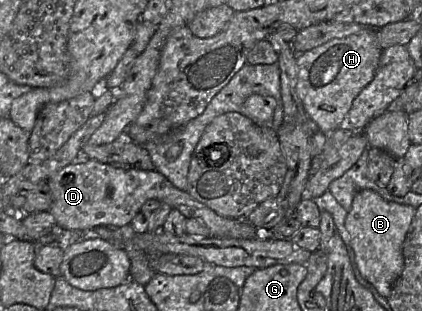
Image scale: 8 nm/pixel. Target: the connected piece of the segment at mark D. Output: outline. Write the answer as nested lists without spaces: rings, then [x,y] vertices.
[[[88,160],[87,162],[71,163],[62,168],[47,180],[47,185],[52,193],[52,204],[48,211],[54,217],[55,225],[64,230],[83,231],[97,227],[120,228],[129,225],[134,216],[140,212],[142,205],[146,201],[154,199],[178,210],[187,219],[203,221],[213,238],[255,239],[257,237],[256,227],[251,222],[218,215],[203,203],[193,199],[187,191],[184,192],[174,187],[156,170],[142,171],[120,168]]]

